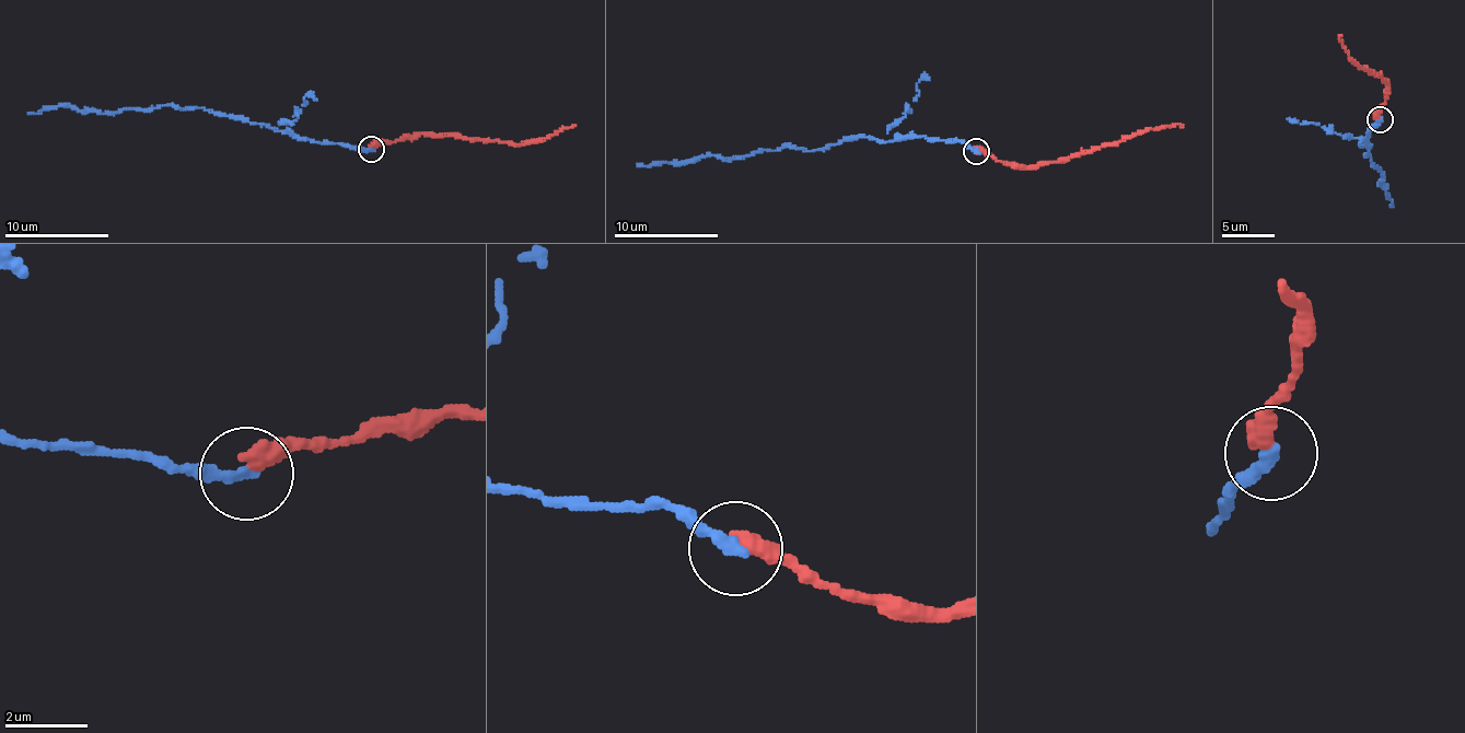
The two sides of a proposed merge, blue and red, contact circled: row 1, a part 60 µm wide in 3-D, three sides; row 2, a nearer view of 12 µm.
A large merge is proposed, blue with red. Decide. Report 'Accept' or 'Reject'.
Reject

